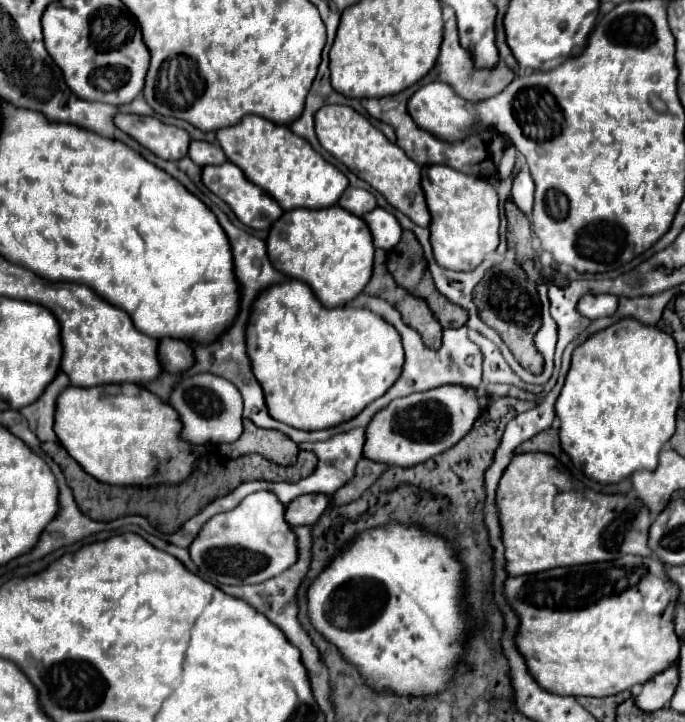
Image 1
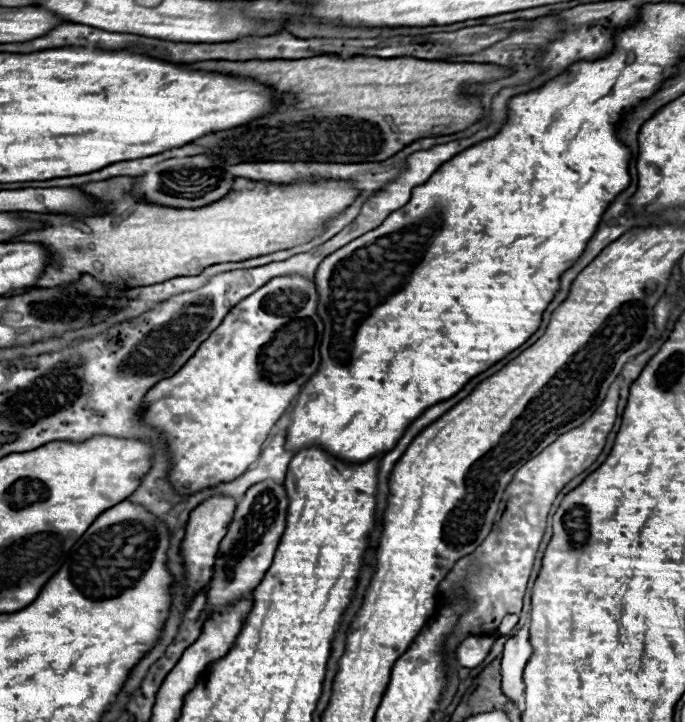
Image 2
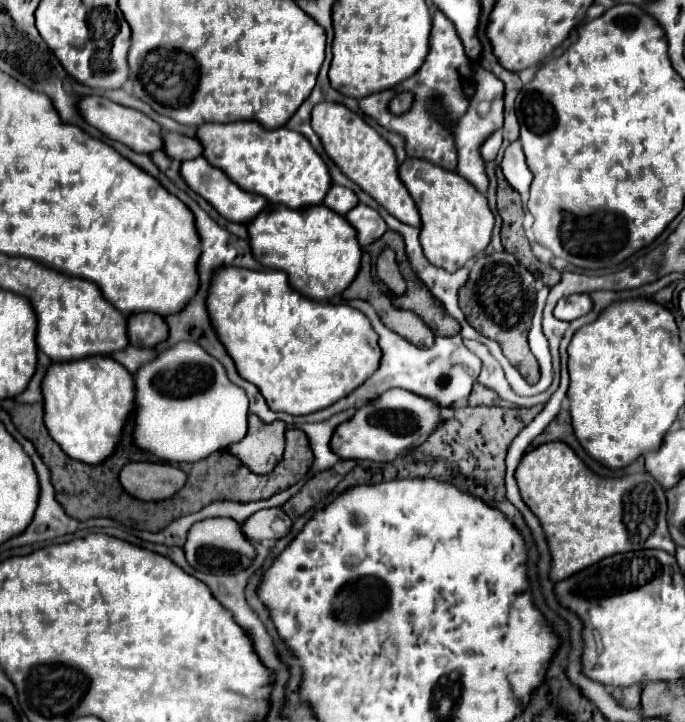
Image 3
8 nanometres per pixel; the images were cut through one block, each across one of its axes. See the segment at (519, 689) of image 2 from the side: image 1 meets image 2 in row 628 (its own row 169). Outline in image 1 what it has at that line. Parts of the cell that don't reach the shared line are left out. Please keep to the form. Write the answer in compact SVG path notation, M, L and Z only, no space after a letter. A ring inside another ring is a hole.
M524 166L516 178L514 178L514 184L512 184L512 200L516 202L516 206L526 214L530 216L532 214L532 202L534 202L534 182L532 182L532 176L528 172L528 168Z

